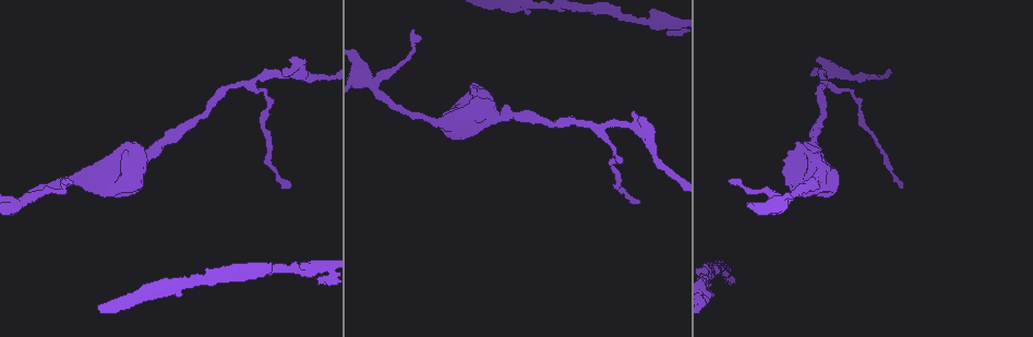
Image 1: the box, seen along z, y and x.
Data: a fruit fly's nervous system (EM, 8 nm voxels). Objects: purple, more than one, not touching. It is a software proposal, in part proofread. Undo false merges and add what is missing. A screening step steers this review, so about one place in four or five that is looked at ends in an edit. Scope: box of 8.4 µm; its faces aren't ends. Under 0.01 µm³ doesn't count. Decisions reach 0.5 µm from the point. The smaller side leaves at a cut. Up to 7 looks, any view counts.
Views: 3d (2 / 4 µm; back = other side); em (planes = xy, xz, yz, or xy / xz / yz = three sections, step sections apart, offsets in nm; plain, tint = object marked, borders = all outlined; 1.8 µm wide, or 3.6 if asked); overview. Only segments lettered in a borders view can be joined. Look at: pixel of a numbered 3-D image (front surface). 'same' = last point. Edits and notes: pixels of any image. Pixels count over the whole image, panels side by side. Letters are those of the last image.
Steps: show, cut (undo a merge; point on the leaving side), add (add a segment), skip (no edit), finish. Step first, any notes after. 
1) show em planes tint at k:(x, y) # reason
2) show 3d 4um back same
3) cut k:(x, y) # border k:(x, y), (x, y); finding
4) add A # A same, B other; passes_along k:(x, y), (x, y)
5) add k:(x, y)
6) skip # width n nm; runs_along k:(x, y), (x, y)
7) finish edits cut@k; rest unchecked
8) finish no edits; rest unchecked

show em xz step 4 tint at 1:(375, 86) # sharp bend

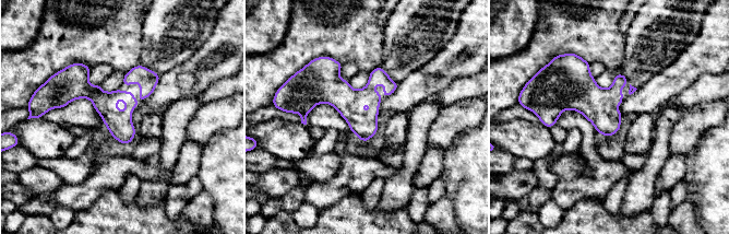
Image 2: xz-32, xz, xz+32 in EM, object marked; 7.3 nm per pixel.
show em planes tint same

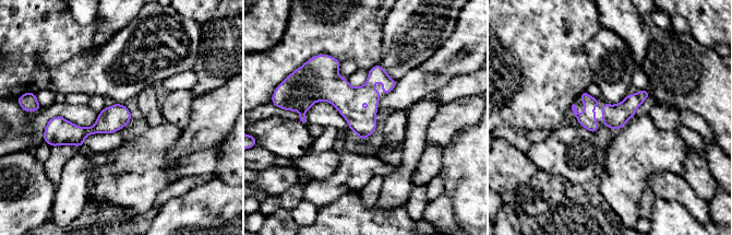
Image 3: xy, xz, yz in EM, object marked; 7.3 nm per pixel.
show em planes borders same

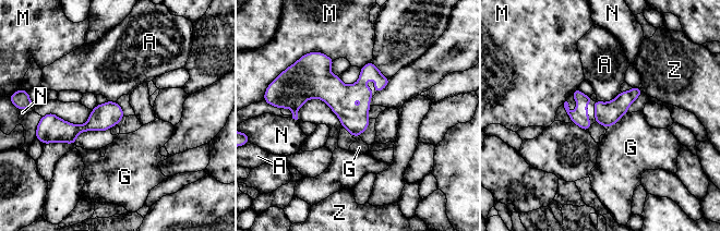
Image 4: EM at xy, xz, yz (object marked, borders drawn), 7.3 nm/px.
skip # A other, G other, M other, N other, Z other; runs_along 4:(385, 80), (306, 90), (294, 101); all the same cell

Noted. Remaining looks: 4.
show em yz step 4 tint at 1:(413, 29) # an open end

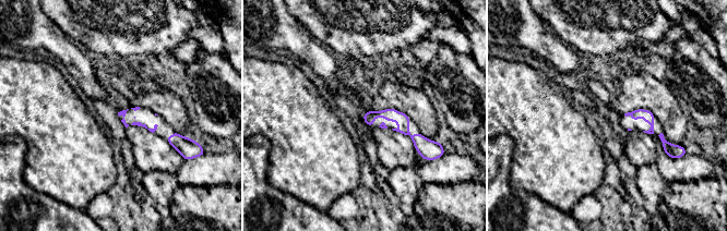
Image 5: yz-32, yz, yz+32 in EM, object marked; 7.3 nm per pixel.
show em planes borders same # another direction

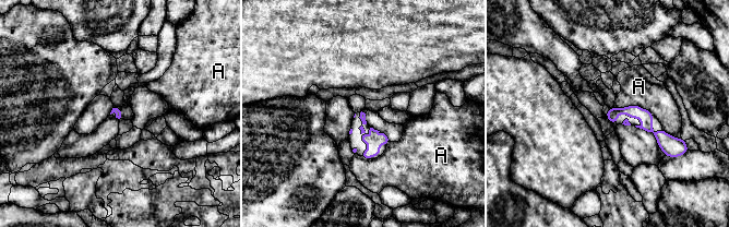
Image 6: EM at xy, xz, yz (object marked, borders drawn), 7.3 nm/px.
skip # A other; runs_along 6:(609, 114), (637, 111), (656, 135), (668, 139); none of them fits

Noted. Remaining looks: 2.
show em xz step 4 borders at 1:(289, 188) # an open end

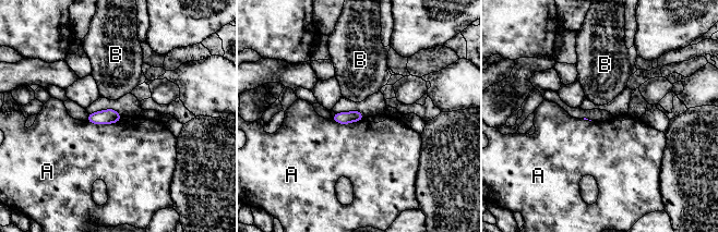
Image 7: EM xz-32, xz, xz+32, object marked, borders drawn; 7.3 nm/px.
skip # A other, B other; border 7:(87, 120), (93, 123), (116, 123); none of them fits

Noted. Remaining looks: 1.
finish no edits; rest unchecked

